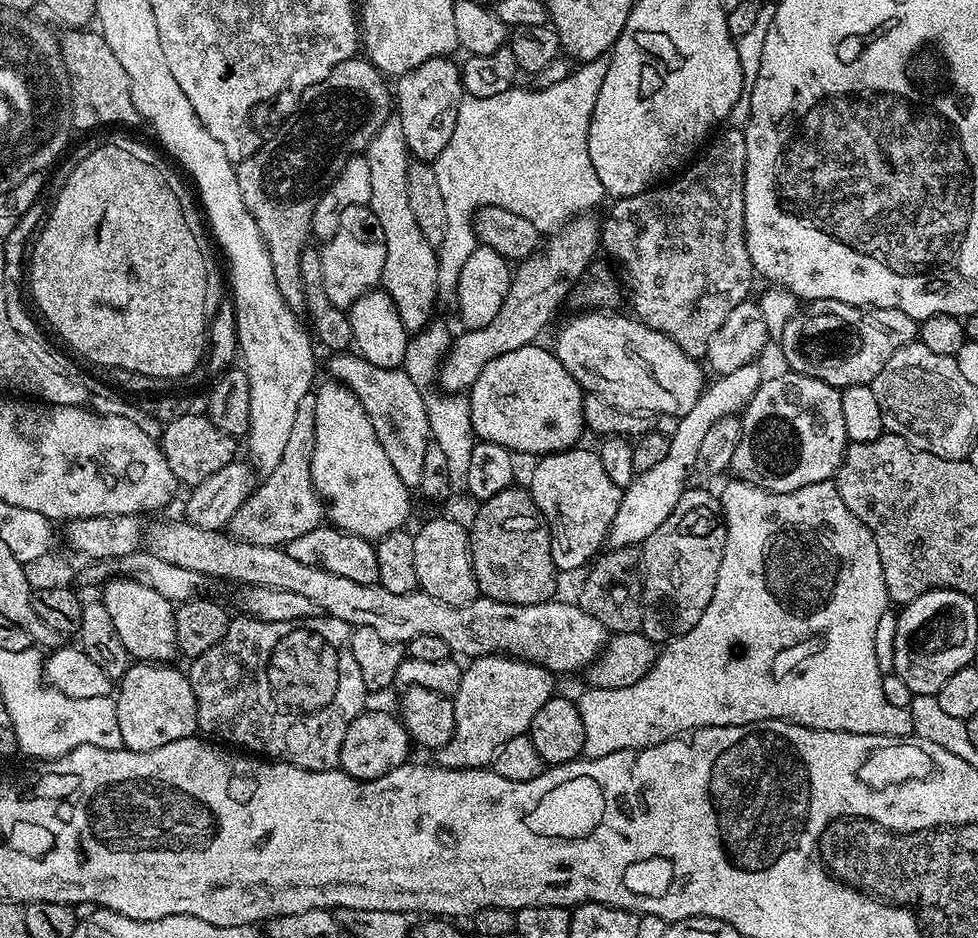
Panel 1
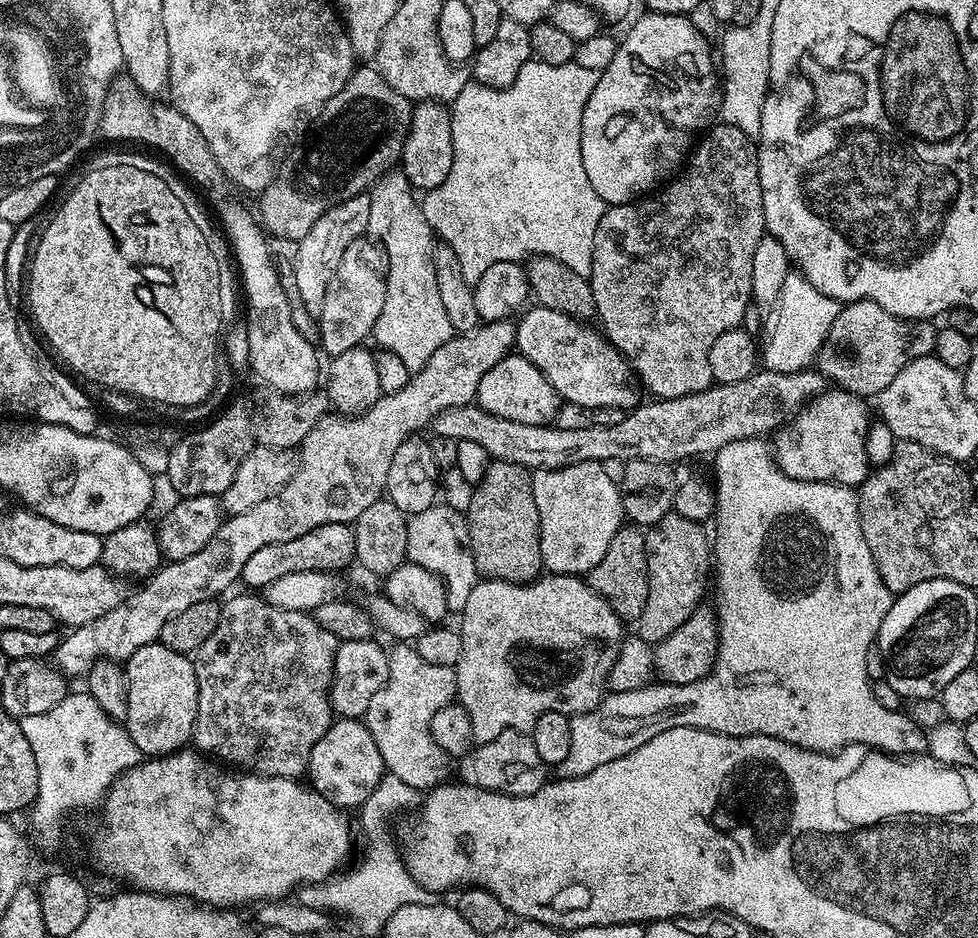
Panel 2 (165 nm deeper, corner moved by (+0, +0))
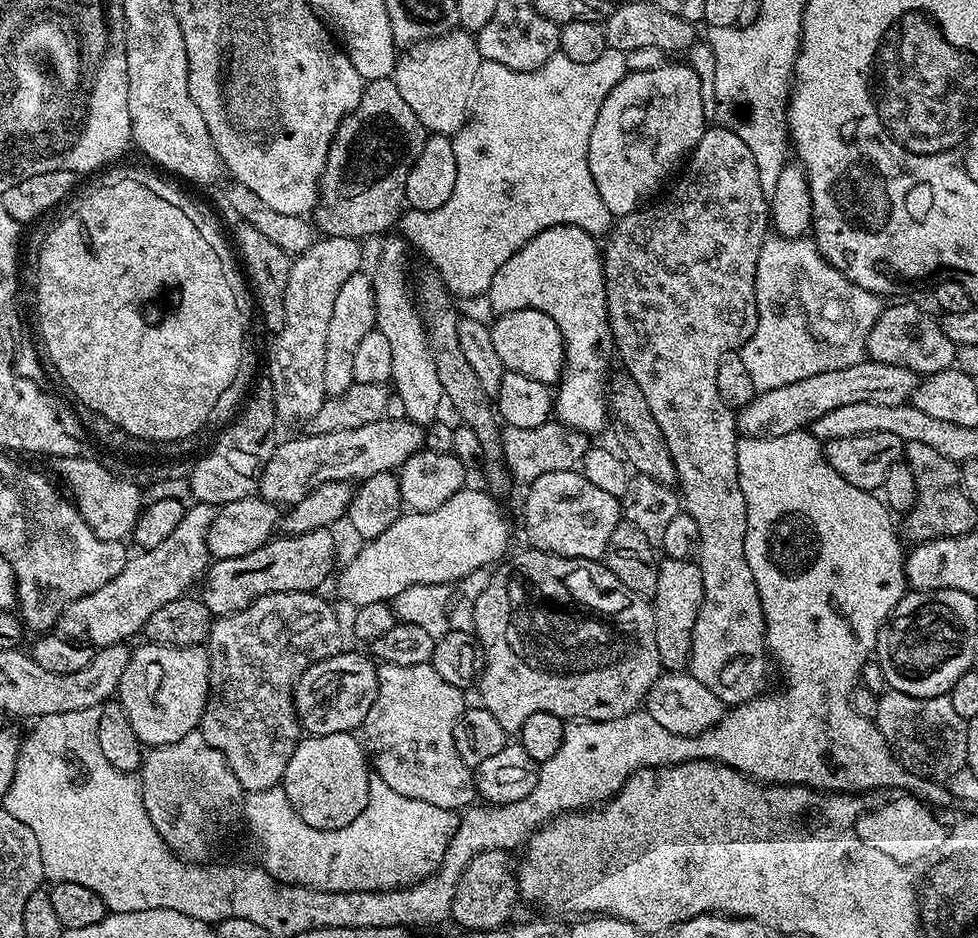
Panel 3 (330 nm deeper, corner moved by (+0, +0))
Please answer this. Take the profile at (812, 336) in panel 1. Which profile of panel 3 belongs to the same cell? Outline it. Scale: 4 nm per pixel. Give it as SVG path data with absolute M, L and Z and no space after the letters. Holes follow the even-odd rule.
M892 304L883 309L868 335L867 355L871 359L902 366L924 376L944 372L956 363L956 346L953 340L946 338L941 323L931 320L916 304Z

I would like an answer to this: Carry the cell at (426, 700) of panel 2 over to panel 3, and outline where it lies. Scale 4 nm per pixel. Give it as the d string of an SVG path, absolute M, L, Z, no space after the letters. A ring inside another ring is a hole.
M381 663L376 669L378 690L370 710L362 725L362 743L370 757L371 767L375 775L390 790L402 794L406 798L414 798L418 802L430 802L430 806L442 806L446 810L456 812L469 807L477 799L476 781L473 769L458 758L458 750L454 750L454 726L464 713L465 693L458 686L450 686L438 675L431 663L418 666L394 666Z

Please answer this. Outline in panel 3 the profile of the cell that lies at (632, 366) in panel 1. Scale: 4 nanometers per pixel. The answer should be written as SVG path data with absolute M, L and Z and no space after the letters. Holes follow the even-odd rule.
M516 306L508 311L512 312L498 317L490 324L494 350L498 350L498 358L502 358L507 371L534 378L549 386L555 385L564 367L564 339L560 336L554 318L533 308Z

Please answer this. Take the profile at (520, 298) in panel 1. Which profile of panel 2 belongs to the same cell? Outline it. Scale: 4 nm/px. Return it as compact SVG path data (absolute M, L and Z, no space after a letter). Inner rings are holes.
M493 318L481 323L473 332L453 335L452 339L446 342L446 346L440 346L434 352L430 362L426 362L426 366L420 372L411 373L406 386L396 393L380 395L378 402L374 402L374 406L370 406L359 416L347 417L343 414L324 416L316 423L314 430L306 434L306 438L300 444L296 472L290 478L290 482L282 486L277 496L266 498L266 502L258 502L258 506L250 506L250 510L242 514L228 516L221 523L218 534L214 534L214 538L210 538L210 542L206 542L206 546L202 546L198 554L190 554L190 558L185 560L165 563L141 583L144 585L133 596L132 593L125 595L124 601L114 606L114 610L106 610L102 618L94 618L94 622L71 629L67 633L69 636L65 635L60 645L56 647L55 667L65 677L84 678L98 660L127 662L134 654L134 650L159 641L162 626L166 626L166 622L170 622L172 616L182 614L182 610L187 610L194 602L206 602L223 597L229 591L227 588L240 580L242 566L246 566L246 561L258 550L262 550L262 546L270 546L270 542L290 542L290 538L302 538L302 534L310 534L310 530L318 526L352 524L358 518L358 514L362 514L362 510L374 506L374 502L378 502L385 495L390 462L394 458L394 453L398 451L398 446L402 446L402 442L409 436L419 433L421 431L419 428L427 429L432 420L438 418L438 414L456 406L473 403L478 382L482 382L480 372L487 374L489 370L494 370L494 366L498 366L498 362L506 359L515 347L515 323L511 319L508 321Z

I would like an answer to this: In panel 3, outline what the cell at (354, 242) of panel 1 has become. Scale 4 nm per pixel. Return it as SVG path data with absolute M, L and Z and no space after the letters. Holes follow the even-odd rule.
M358 271L346 278L342 290L338 290L338 298L334 298L330 330L326 330L326 366L322 377L329 397L341 396L354 383L354 350L358 350L358 342L376 326L376 285L371 275L364 275L363 271Z

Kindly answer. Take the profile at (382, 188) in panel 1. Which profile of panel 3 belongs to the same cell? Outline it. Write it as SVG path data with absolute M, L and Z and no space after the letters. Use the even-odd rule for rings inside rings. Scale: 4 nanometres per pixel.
M403 239L383 241L384 249L380 252L380 269L374 272L374 283L376 285L376 326L375 331L381 332L387 339L390 346L390 355L394 366L391 370L391 383L394 392L400 396L405 405L405 417L421 426L429 425L438 417L440 404L444 402L444 391L438 377L438 366L434 364L434 354L428 346L428 331L424 328L424 317L413 293L410 291L410 284L404 281L404 248L406 244Z

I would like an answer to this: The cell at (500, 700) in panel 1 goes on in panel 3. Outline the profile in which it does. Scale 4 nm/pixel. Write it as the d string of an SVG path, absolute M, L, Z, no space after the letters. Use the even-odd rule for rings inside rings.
M531 546L525 547L525 549L525 552L520 552L517 556L509 555L492 572L486 590L482 590L476 599L472 627L483 652L482 671L478 676L479 703L486 710L490 710L490 714L494 714L494 718L498 718L498 726L502 726L502 730L509 734L519 733L522 722L526 722L526 718L530 718L530 714L539 712L549 712L568 722L587 722L613 720L637 711L648 697L650 686L662 674L658 658L658 642L654 638L654 614L651 603L645 597L634 594L634 590L630 590L622 582L618 582L618 578L610 571L608 565L600 560L555 556L552 552L543 552Z

